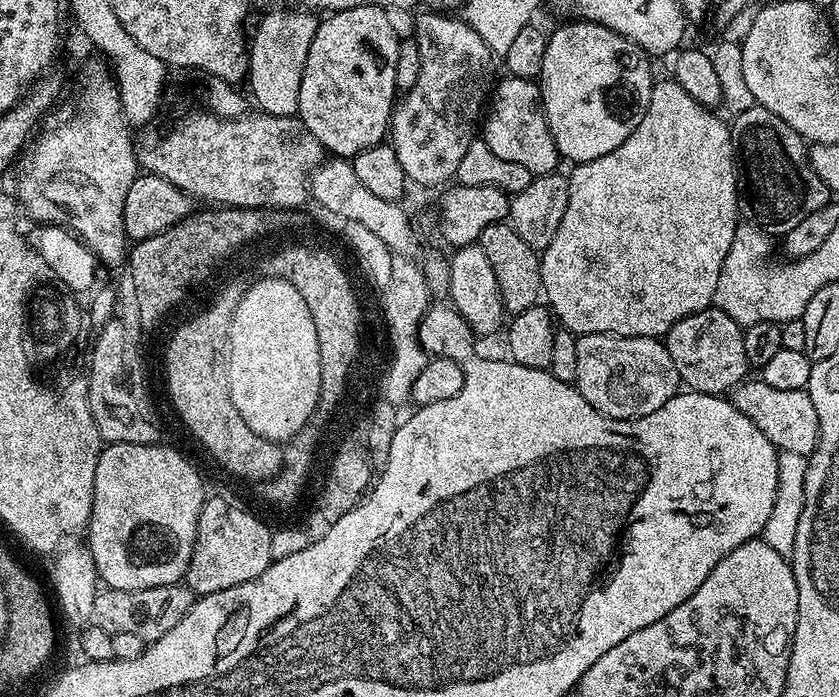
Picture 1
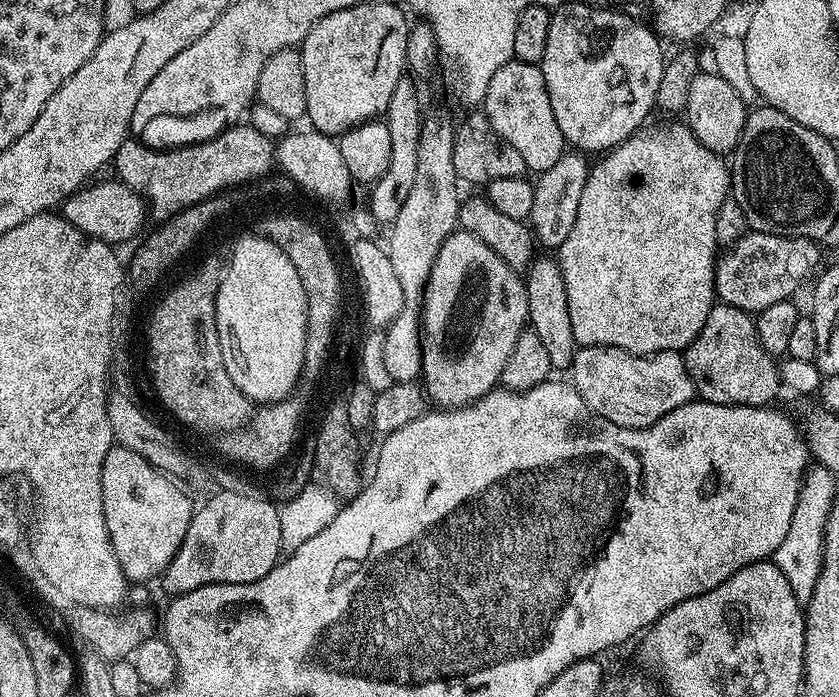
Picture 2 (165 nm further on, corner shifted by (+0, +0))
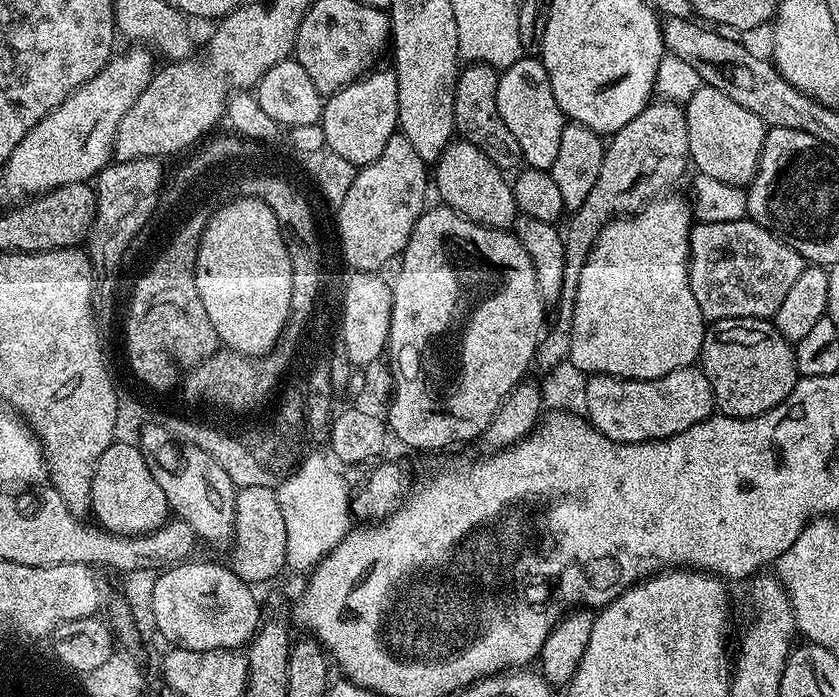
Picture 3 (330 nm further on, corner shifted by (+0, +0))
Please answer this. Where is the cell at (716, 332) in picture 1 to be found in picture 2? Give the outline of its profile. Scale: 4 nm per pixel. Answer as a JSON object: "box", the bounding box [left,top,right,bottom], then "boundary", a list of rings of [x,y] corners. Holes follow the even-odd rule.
{"box":[683,302,782,408],"boundary":[[[721,302],[713,303],[710,314],[706,318],[706,322],[702,326],[702,330],[698,330],[698,334],[694,338],[694,342],[690,342],[688,347],[683,349],[683,360],[686,370],[689,372],[690,378],[693,380],[695,395],[702,400],[709,400],[711,404],[741,404],[742,406],[750,406],[751,408],[762,408],[773,403],[772,400],[780,392],[782,381],[780,379],[780,370],[777,361],[766,350],[762,350],[762,342],[758,342],[758,334],[756,333],[756,321],[749,313],[742,309],[735,308],[730,304]]]}

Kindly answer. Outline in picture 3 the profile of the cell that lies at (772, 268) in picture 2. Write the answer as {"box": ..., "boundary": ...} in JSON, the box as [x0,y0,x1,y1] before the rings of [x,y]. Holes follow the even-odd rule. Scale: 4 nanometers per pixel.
{"box":[688,218,806,322],"boundary":[[[750,218],[738,222],[695,223],[688,253],[691,289],[708,322],[726,317],[775,317],[787,291],[806,266],[796,250]]]}

